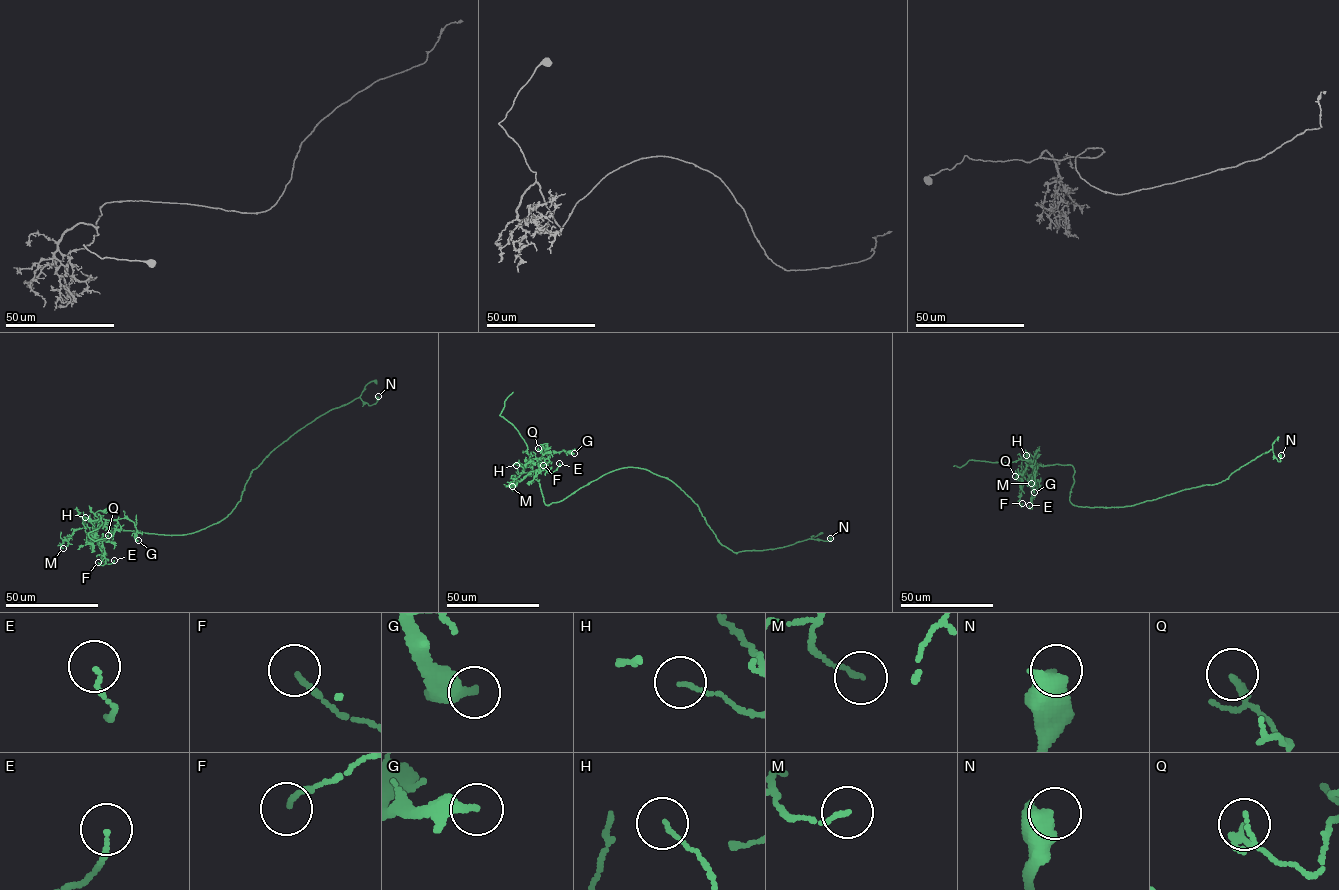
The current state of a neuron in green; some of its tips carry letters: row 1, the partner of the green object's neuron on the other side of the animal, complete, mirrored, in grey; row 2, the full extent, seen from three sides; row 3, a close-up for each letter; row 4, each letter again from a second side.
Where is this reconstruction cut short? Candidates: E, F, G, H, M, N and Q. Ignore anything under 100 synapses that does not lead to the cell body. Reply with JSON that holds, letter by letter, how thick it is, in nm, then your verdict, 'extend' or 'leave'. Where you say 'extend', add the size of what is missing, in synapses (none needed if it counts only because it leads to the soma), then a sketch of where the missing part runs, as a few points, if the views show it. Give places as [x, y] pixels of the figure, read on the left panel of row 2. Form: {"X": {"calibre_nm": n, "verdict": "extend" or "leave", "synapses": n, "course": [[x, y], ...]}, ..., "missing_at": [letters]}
{"E": {"calibre_nm": 110, "verdict": "leave"}, "F": {"calibre_nm": 140, "verdict": "leave"}, "G": {"calibre_nm": 360, "verdict": "leave"}, "H": {"calibre_nm": 100, "verdict": "leave"}, "M": {"calibre_nm": 120, "verdict": "leave"}, "N": {"calibre_nm": 700, "verdict": "leave"}, "Q": {"calibre_nm": 130, "verdict": "leave"}, "missing_at": []}

